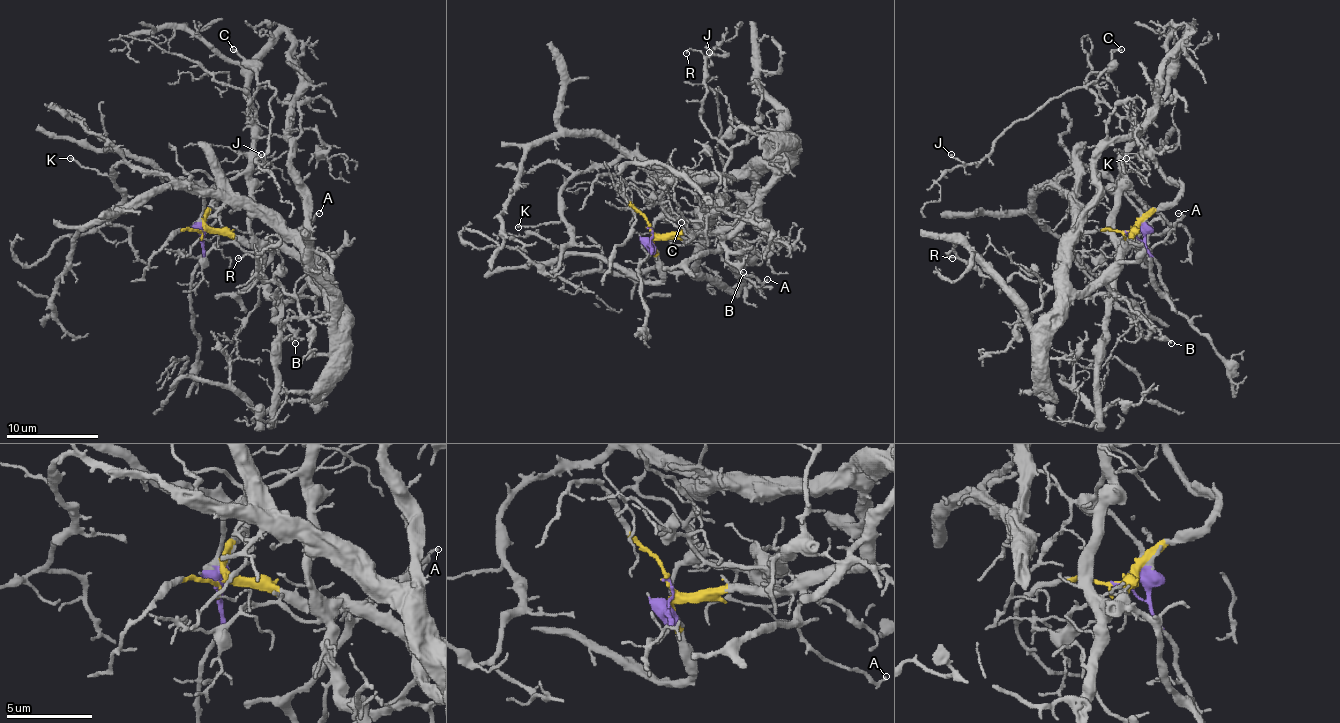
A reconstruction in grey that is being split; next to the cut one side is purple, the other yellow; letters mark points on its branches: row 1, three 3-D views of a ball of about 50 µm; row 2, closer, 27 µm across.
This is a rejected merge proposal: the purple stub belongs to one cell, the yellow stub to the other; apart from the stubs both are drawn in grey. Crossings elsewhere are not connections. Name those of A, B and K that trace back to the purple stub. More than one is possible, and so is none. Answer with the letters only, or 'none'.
none

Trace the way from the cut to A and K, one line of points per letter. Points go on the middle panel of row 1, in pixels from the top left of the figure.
A: (651, 230), (656, 235), (720, 237), (720, 251), (736, 271), (752, 274), (762, 283), (766, 278)
K: (651, 230), (743, 225), (773, 170), (679, 174), (623, 156), (572, 177), (561, 218), (517, 228)

